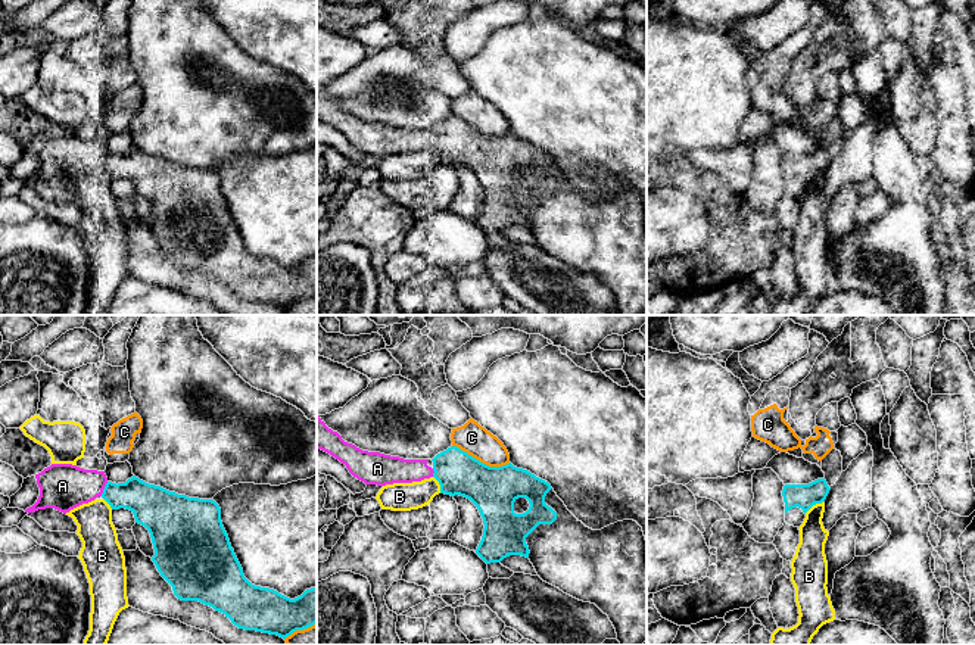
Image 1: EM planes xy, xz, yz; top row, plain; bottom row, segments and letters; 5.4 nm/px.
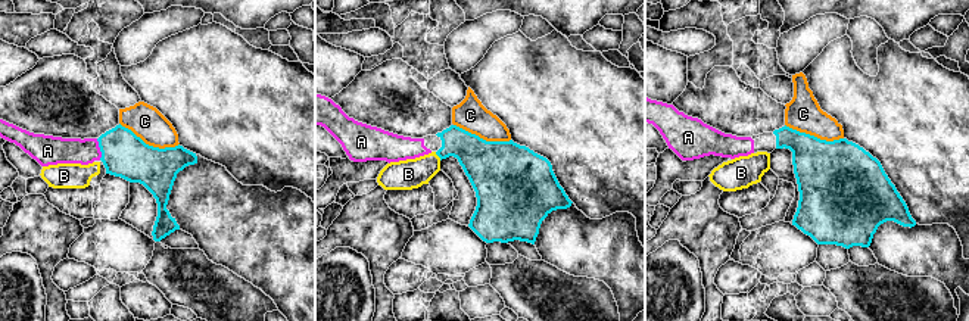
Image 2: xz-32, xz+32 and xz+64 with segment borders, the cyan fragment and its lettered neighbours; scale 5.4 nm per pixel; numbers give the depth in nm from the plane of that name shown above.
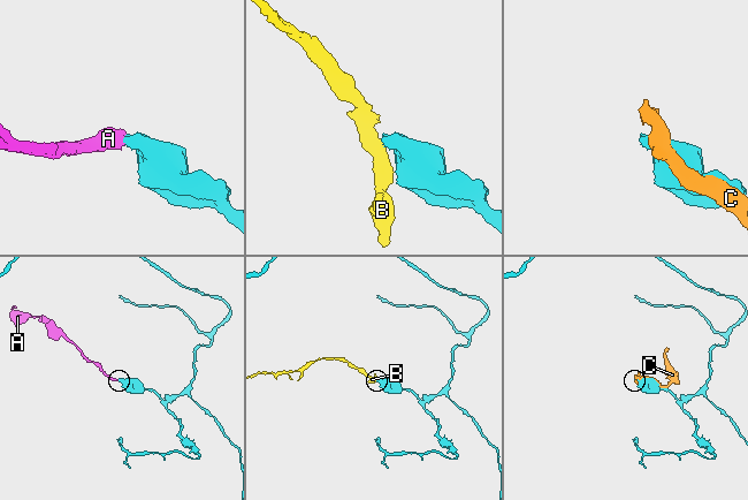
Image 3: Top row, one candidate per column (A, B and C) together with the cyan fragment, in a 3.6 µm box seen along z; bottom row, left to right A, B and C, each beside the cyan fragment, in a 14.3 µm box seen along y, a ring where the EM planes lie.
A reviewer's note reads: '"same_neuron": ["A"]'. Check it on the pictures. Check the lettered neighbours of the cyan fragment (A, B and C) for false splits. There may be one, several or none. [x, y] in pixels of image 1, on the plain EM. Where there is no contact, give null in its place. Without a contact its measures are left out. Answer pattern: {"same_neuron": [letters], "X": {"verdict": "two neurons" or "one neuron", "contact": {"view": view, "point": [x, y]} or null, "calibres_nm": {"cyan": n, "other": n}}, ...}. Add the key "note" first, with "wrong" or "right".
{"note": "right", "same_neuron": ["A"], "A": {"verdict": "one neuron", "contact": {"view": "xy", "point": [103, 159]}, "calibres_nm": {"cyan": 190, "other": 260}}, "B": {"verdict": "two neurons", "contact": {"view": "yz", "point": [813, 174]}, "calibres_nm": {"cyan": 140, "other": 150}}, "C": {"verdict": "two neurons", "contact": {"view": "xz", "point": [482, 133]}, "calibres_nm": {"cyan": 260, "other": 170}}}

